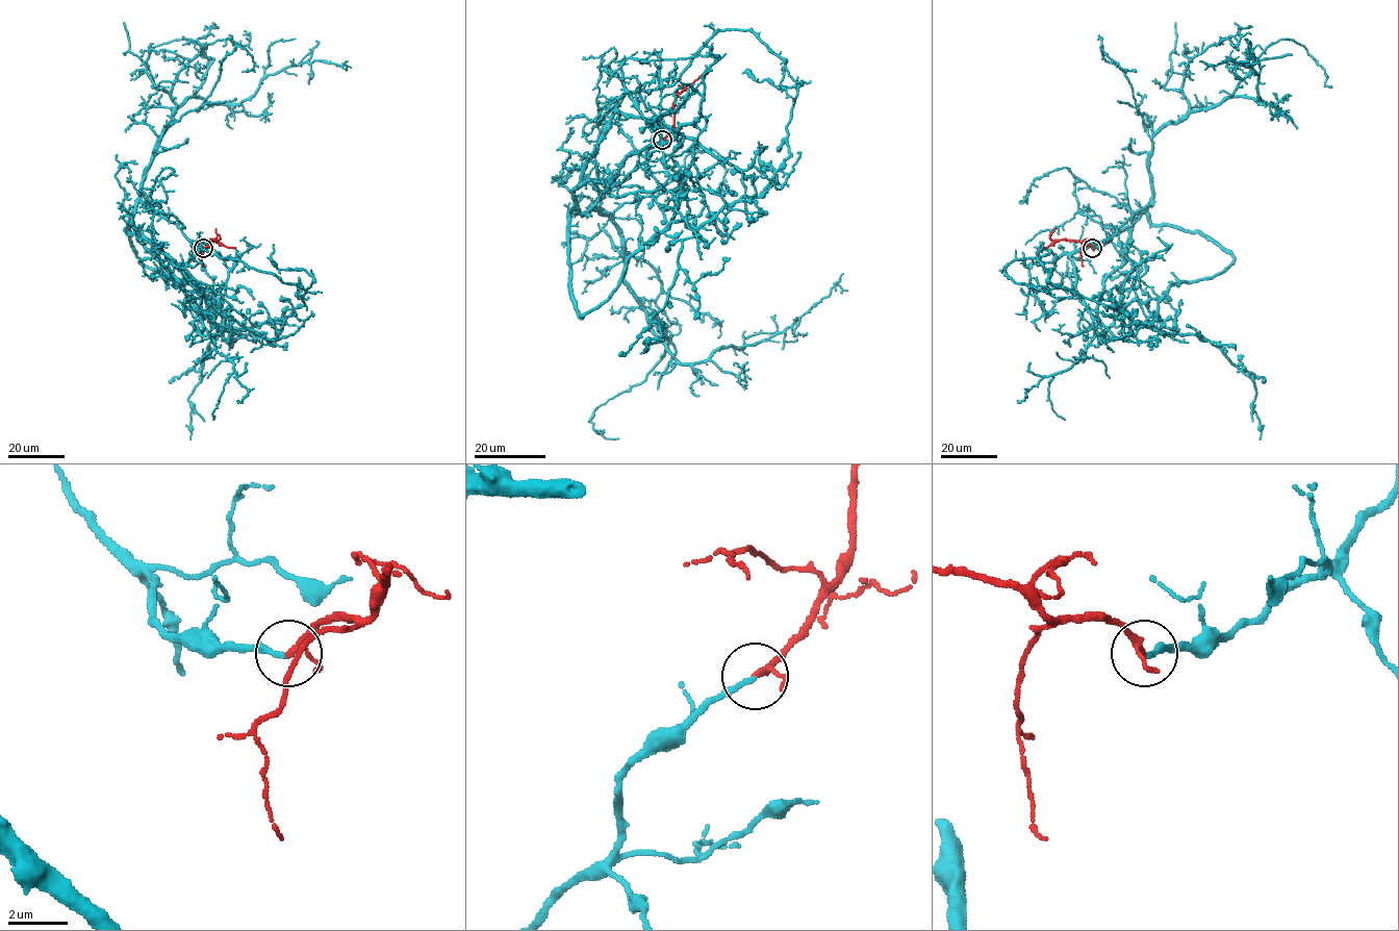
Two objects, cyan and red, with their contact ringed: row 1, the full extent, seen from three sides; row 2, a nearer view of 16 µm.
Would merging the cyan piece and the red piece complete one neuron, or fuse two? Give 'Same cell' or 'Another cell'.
Same cell

